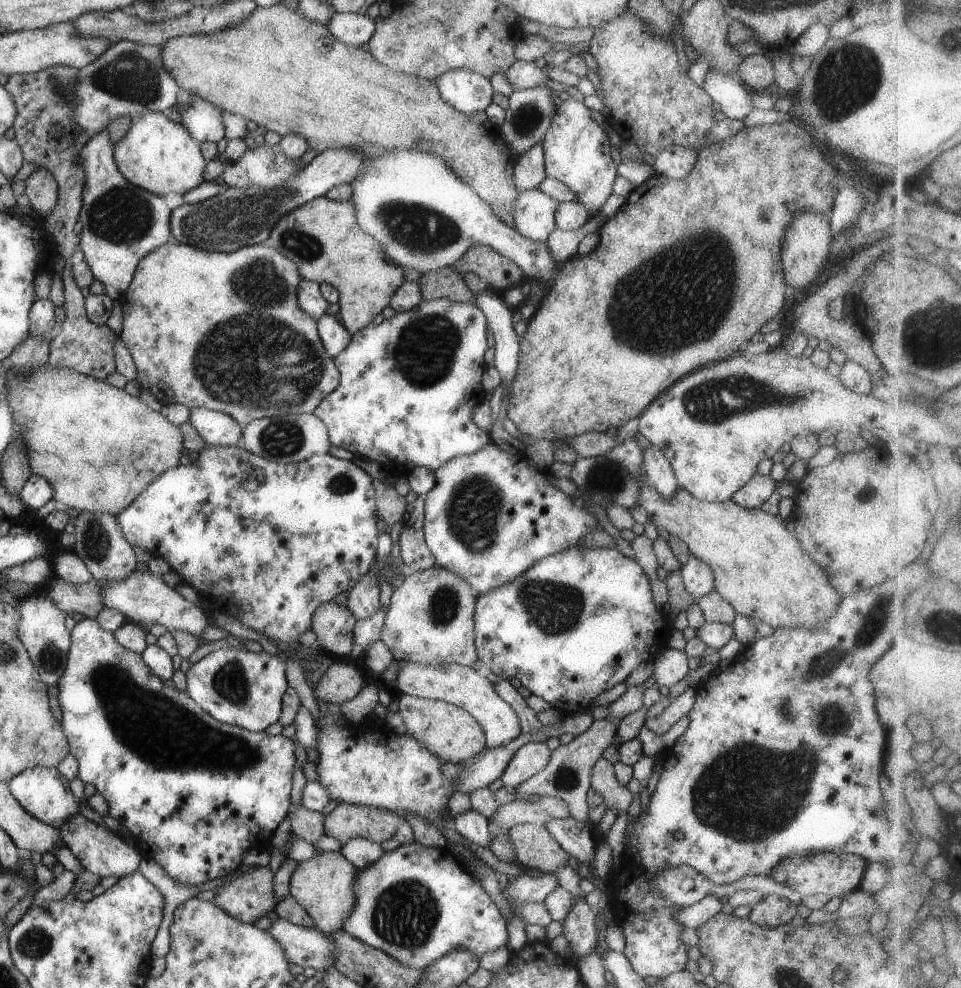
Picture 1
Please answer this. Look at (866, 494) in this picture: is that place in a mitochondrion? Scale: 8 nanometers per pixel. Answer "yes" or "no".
yes

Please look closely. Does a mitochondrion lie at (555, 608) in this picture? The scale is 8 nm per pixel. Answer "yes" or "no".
yes

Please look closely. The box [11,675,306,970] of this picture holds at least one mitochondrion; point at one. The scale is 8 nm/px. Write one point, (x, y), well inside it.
(35, 943)

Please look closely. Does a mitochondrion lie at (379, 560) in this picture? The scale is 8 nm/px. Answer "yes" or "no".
no

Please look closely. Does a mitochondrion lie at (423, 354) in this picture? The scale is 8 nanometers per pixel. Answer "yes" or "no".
yes

